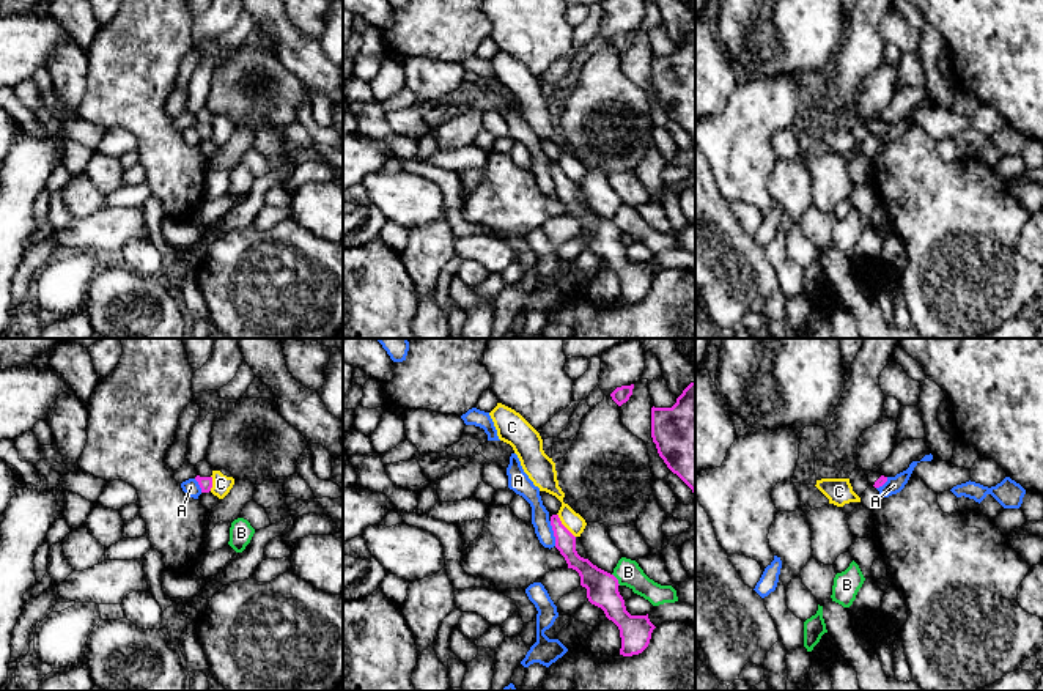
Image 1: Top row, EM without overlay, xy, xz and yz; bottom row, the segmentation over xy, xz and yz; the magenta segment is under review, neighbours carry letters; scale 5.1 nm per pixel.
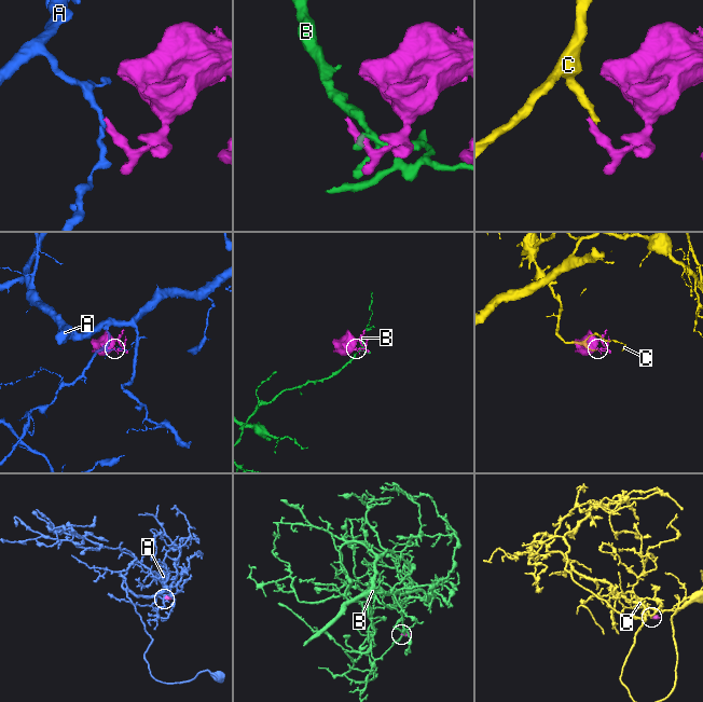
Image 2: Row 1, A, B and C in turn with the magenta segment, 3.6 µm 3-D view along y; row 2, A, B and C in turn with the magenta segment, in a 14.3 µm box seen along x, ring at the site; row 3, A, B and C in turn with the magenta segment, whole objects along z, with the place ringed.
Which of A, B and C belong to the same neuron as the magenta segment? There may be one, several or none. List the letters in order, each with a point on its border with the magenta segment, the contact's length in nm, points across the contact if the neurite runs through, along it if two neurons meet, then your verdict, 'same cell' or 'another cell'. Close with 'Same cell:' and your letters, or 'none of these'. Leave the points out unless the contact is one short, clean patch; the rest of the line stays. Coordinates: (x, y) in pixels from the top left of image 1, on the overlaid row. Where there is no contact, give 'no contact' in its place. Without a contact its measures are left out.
A: xz (554, 534) | 130 nm | another cell
B: xz (617, 580) | 80 nm | another cell
C: xz (563, 526) | 160 nm | along xz (557, 513), (562, 524), (574, 537) | another cell
Same cell: none of these

